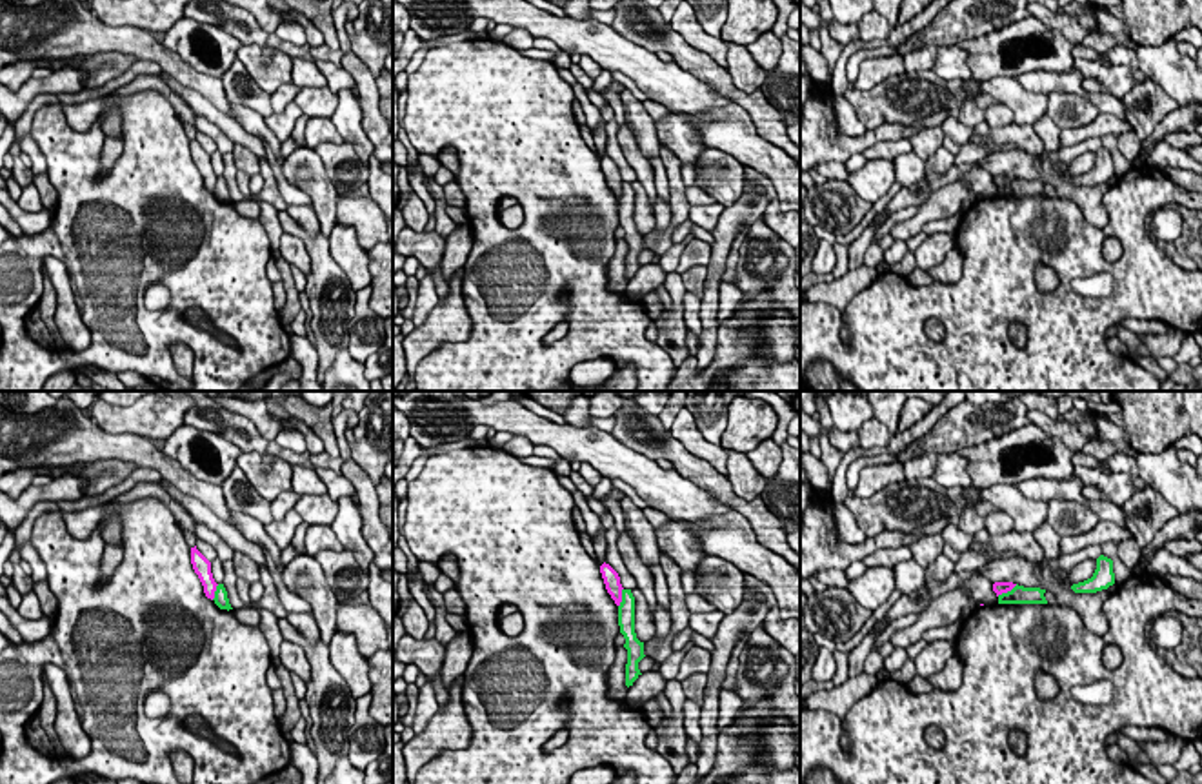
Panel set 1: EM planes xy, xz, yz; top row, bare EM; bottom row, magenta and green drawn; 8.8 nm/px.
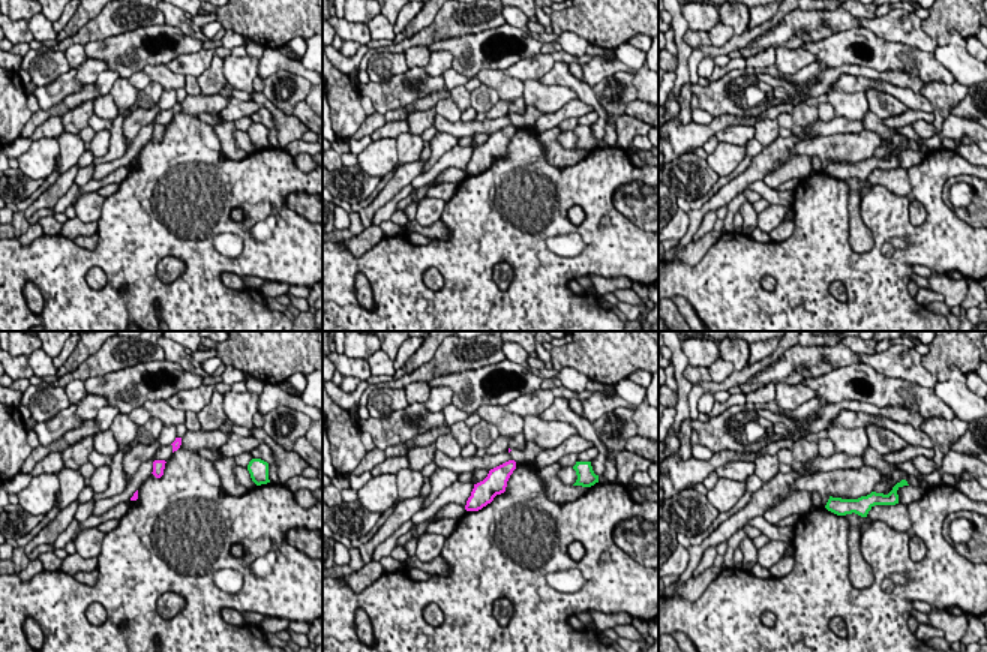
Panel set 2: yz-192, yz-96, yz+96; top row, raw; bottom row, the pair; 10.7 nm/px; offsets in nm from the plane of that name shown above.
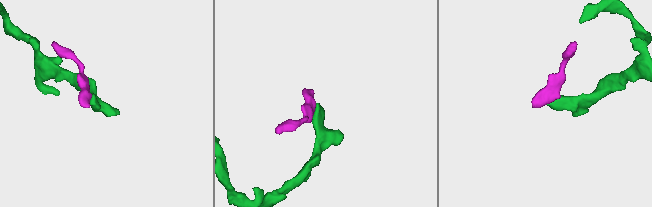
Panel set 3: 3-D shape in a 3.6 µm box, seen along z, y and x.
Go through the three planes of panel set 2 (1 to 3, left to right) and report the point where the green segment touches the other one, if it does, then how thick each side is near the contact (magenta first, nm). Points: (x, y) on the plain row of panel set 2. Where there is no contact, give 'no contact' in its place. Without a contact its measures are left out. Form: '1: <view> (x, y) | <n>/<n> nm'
1: no contact
2: no contact
3: no contact

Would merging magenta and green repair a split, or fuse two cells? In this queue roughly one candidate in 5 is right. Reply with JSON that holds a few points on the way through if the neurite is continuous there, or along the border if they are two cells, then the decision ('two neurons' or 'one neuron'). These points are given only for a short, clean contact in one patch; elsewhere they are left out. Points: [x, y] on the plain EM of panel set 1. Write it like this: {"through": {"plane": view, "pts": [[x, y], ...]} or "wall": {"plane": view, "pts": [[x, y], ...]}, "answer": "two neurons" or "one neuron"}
{"wall": {"plane": "yz", "pts": [[1017, 177], [997, 188]]}, "answer": "two neurons"}

